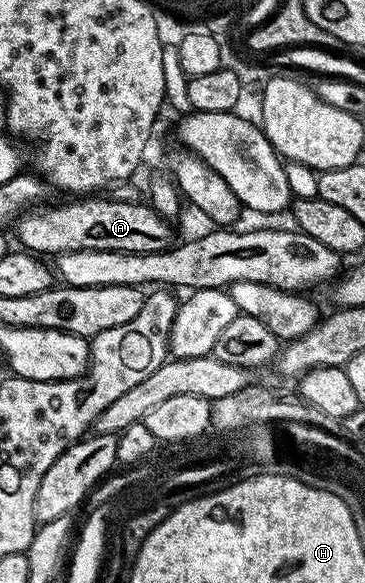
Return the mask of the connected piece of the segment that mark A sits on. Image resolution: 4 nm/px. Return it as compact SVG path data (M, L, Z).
M90 195L85 199L69 201L72 202L68 205L54 205L51 209L34 207L18 218L16 228L23 250L35 255L57 255L72 251L159 253L171 248L171 222L160 216L149 204L116 201L106 195Z

